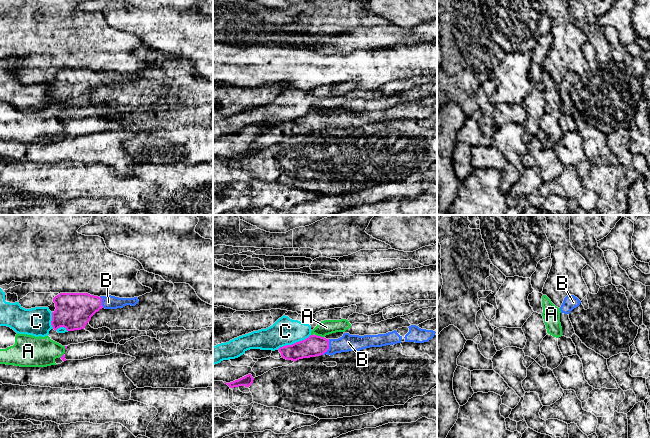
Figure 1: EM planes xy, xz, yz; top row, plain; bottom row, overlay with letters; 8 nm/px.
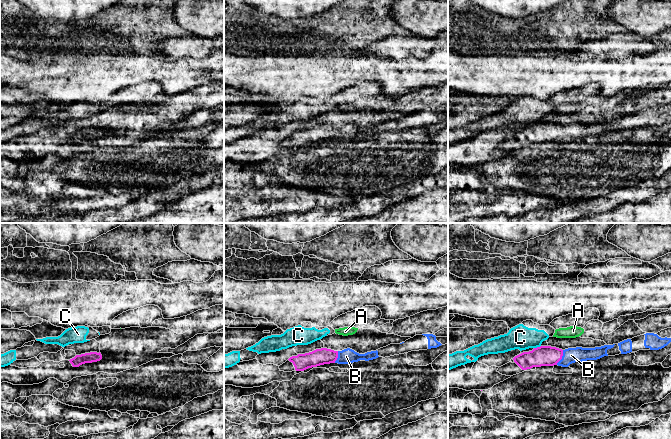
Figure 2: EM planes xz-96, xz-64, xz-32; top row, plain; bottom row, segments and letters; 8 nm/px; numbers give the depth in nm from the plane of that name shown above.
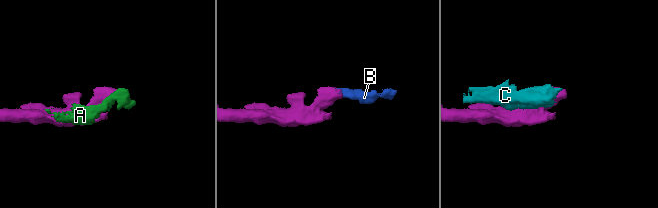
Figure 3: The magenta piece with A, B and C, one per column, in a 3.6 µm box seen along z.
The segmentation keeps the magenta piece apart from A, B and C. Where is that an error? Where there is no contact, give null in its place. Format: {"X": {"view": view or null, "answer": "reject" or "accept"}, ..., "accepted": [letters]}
{"A": {"view": "xz", "answer": "reject"}, "B": {"view": "xz", "answer": "accept"}, "C": {"view": "xz", "answer": "reject"}, "accepted": ["B"]}

